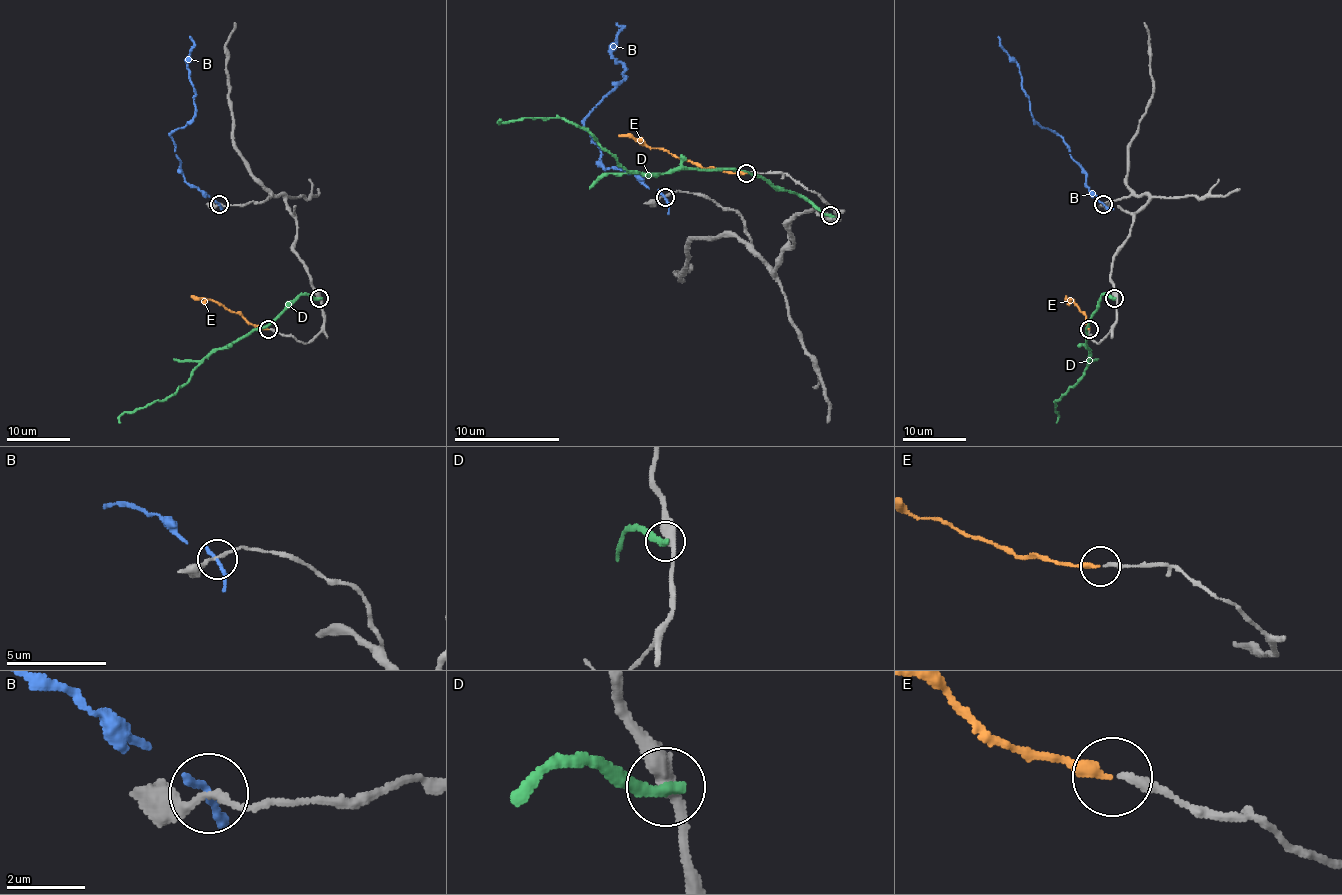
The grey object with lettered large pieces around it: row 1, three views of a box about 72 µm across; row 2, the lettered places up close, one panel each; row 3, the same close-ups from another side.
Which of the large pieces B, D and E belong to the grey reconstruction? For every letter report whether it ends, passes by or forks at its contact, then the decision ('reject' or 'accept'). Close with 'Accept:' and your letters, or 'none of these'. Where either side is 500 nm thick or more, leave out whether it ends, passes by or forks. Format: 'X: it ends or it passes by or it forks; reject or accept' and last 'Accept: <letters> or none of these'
B: it ends; reject
D: it ends; reject
E: it ends; accept
Accept: E

